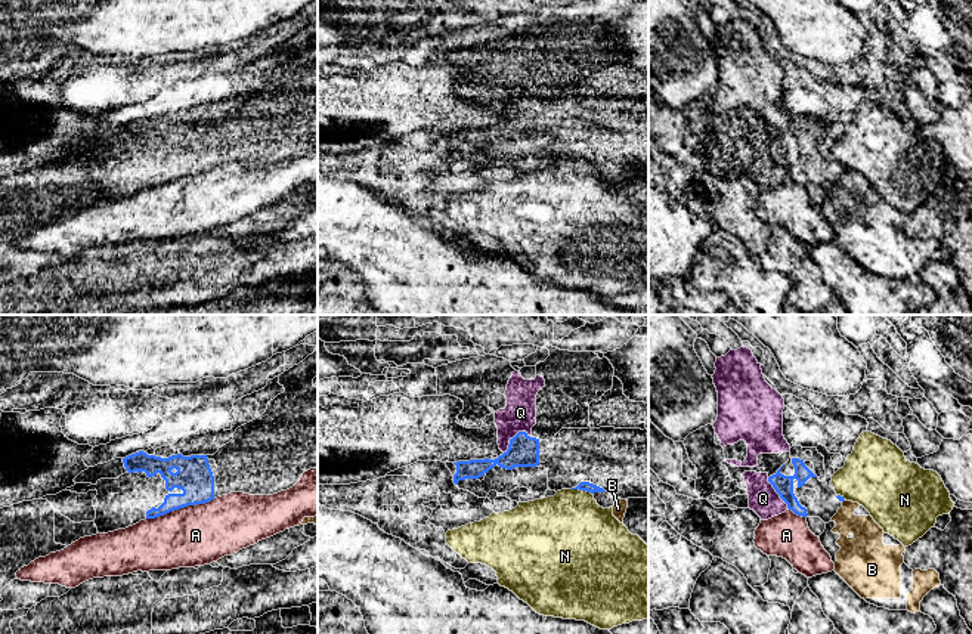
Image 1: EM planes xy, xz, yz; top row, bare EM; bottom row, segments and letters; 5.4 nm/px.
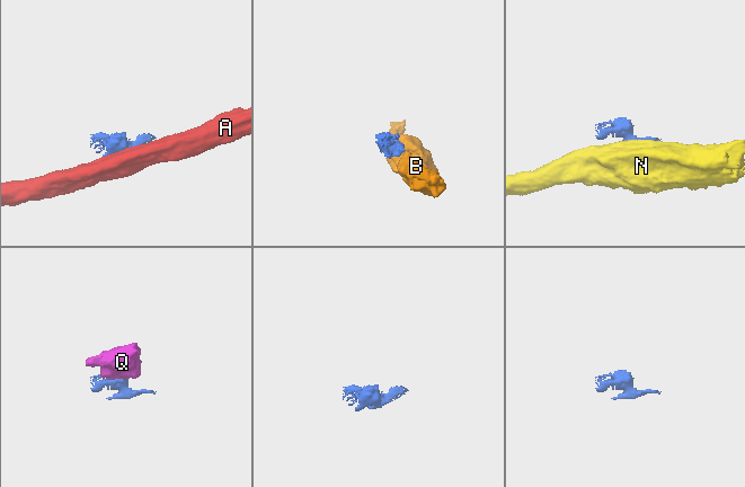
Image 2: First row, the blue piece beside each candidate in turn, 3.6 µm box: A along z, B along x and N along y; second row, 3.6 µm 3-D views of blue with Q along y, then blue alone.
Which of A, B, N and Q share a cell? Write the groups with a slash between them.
A / B / N / Q

